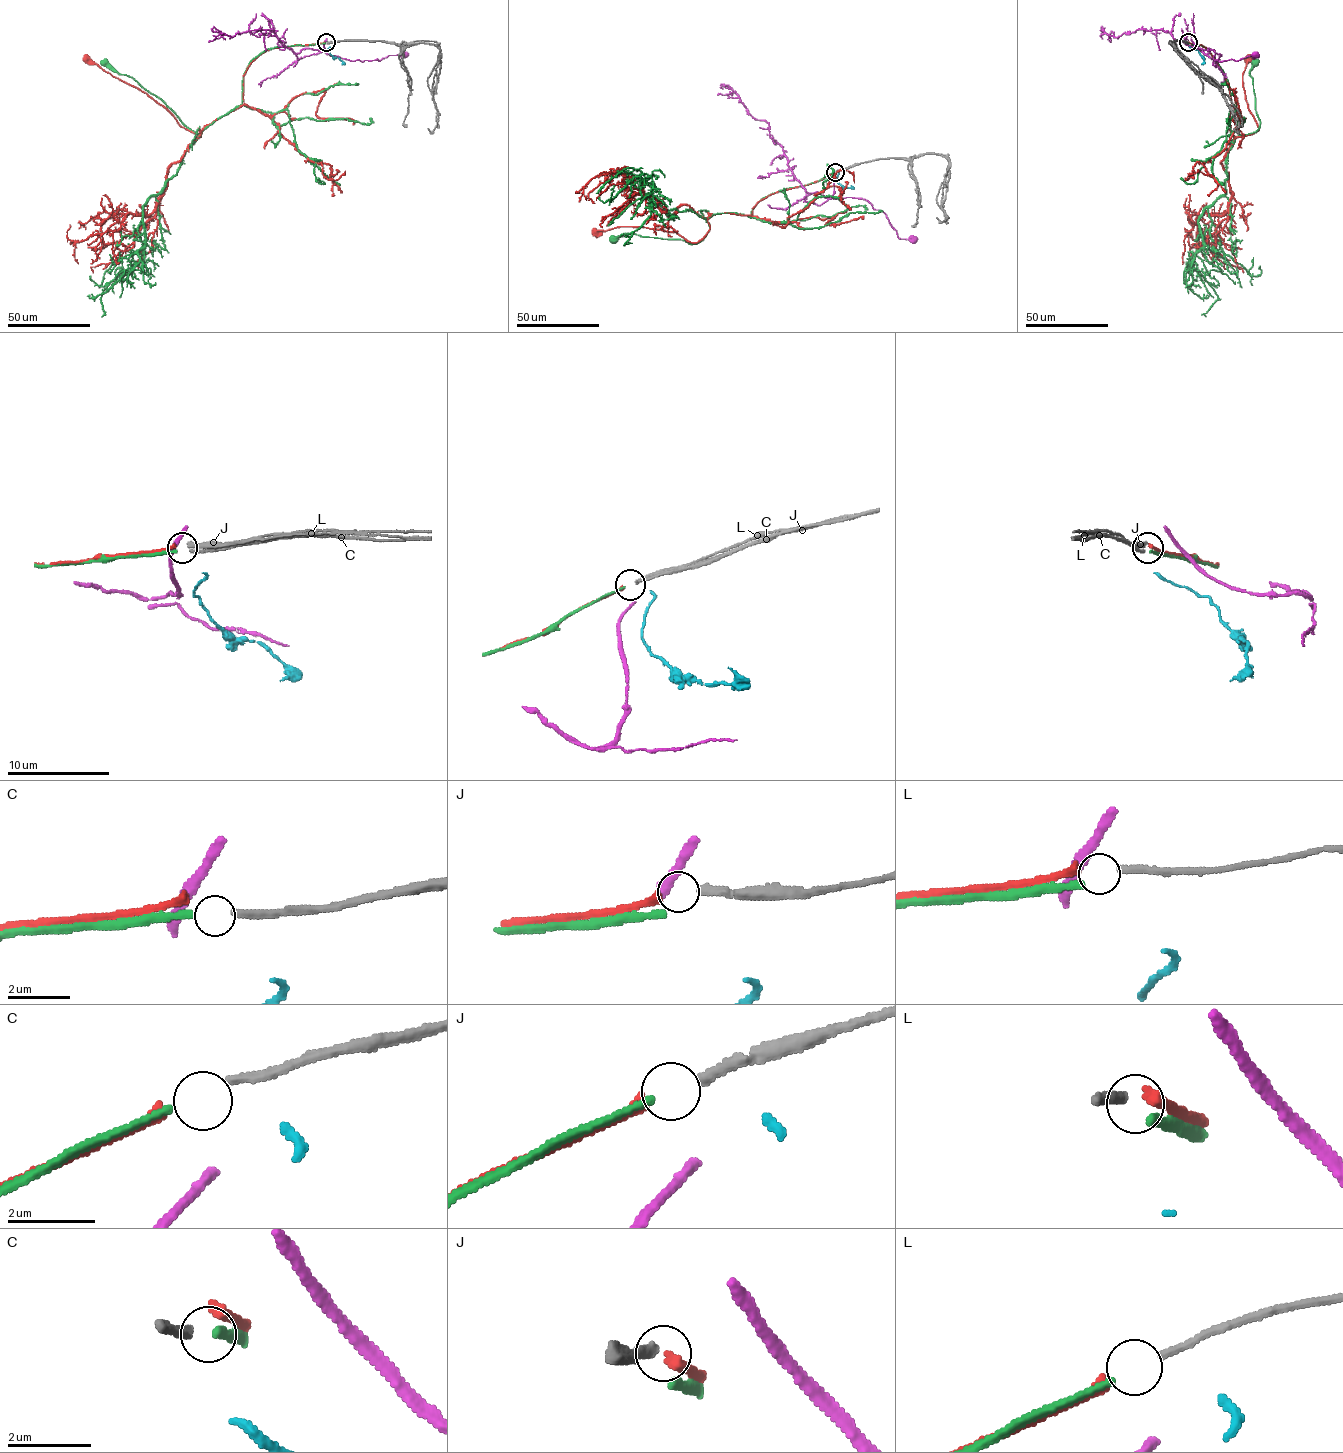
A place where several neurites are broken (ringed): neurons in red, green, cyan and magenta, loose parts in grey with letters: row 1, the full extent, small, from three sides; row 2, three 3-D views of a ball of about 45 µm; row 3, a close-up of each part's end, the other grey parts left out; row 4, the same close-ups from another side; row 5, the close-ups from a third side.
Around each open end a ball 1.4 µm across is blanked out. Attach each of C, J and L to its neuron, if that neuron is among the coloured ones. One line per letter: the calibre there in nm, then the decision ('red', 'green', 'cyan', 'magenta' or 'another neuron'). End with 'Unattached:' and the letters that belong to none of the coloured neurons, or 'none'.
C: 200 nm thick; green
J: 260 nm thick; another neuron
L: 180 nm thick; red
Unattached: J

